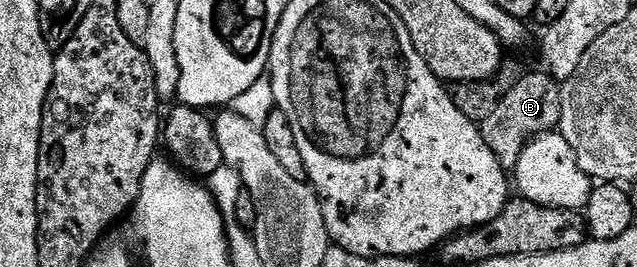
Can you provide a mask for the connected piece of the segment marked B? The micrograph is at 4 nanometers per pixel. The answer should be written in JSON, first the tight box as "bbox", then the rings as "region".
{"bbox":[479,71,562,171],"region":[[[547,71],[526,72],[526,75],[501,97],[491,115],[480,122],[479,128],[491,151],[507,171],[514,170],[519,156],[539,134],[554,132],[561,124],[562,93],[560,82]]]}

